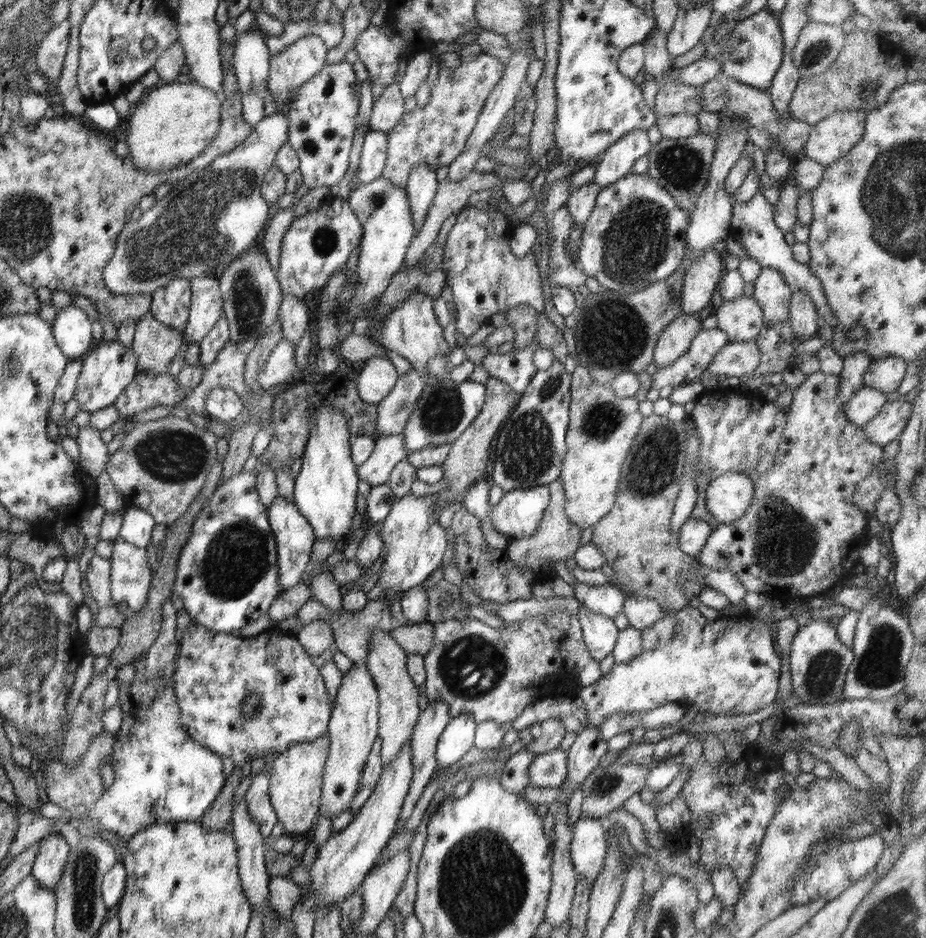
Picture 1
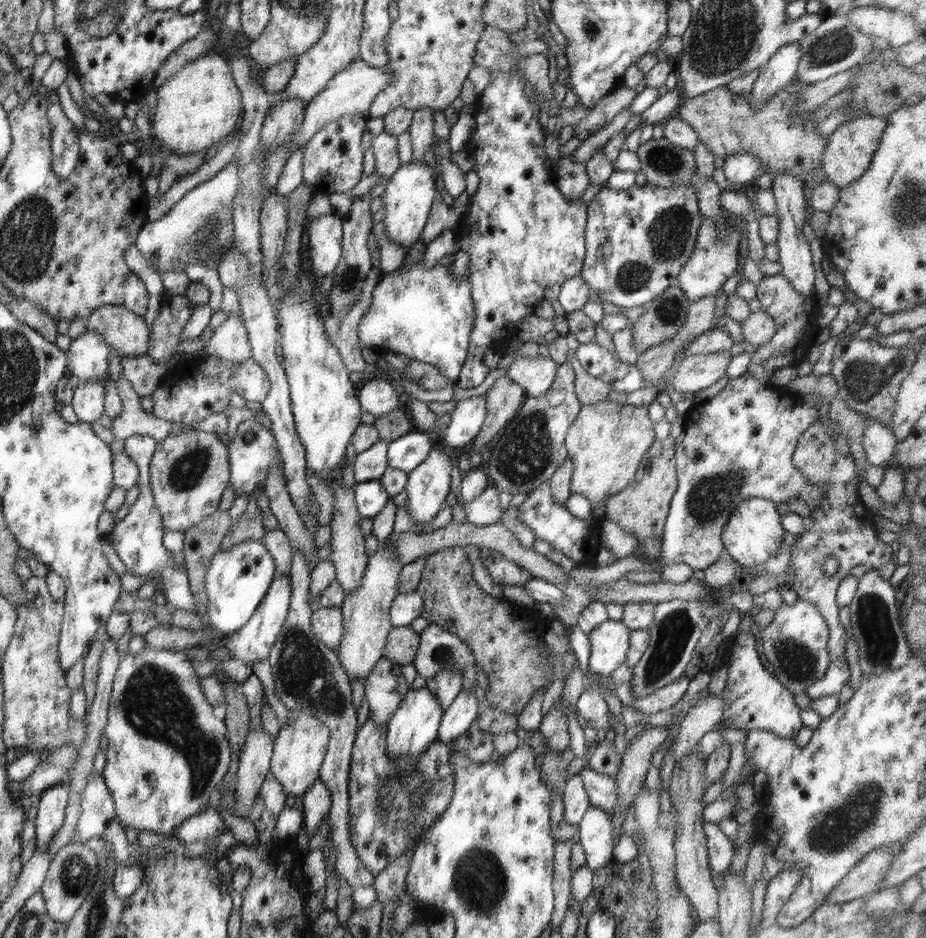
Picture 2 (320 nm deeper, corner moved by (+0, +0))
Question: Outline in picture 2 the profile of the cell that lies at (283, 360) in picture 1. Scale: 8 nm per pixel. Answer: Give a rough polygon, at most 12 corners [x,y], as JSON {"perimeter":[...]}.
{"perimeter":[[186,356],[150,395],[151,414],[196,423],[224,412],[227,396],[262,402],[271,382],[242,364]]}

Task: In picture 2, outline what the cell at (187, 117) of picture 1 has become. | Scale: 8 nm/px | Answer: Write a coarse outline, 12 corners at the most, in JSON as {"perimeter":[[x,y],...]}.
{"perimeter":[[200,55],[157,88],[168,152],[214,150],[241,120],[228,57]]}

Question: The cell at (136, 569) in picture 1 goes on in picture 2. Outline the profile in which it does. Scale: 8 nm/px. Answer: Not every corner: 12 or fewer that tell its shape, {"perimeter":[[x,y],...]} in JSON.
{"perimeter":[[186,654],[120,661],[105,783],[173,834],[223,780],[227,726]]}

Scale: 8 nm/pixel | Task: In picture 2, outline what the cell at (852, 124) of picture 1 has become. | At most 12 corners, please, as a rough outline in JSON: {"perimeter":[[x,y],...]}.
{"perimeter":[[862,114],[827,137],[825,180],[839,189],[868,170],[887,117]]}

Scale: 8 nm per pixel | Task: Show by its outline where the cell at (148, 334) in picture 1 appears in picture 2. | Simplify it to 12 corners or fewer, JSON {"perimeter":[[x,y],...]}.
{"perimeter":[[105,305],[85,321],[119,355],[149,350],[144,317]]}

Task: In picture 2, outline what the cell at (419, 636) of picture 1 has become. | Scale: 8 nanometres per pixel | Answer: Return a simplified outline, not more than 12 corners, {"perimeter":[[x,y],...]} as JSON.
{"perimeter":[[392,627],[384,658],[413,662],[420,644],[412,627]]}

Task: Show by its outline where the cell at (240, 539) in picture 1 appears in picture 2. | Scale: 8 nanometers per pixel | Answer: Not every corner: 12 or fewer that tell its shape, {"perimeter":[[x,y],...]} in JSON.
{"perimeter":[[262,541],[218,551],[204,584],[213,628],[239,631],[275,574]]}

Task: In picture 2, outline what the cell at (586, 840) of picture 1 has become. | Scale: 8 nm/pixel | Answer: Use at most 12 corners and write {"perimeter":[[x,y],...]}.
{"perimeter":[[591,806],[577,827],[587,867],[614,860],[612,817]]}

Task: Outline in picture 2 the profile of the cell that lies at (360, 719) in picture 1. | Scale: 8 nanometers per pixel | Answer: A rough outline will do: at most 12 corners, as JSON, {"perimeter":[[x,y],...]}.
{"perimeter":[[382,541],[339,606],[336,652],[363,683],[383,657],[405,564]]}

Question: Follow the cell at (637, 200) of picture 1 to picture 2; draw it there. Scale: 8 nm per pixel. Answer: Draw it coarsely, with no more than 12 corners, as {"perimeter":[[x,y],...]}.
{"perimeter":[[691,184],[603,186],[580,275],[643,308],[674,285],[701,219]]}

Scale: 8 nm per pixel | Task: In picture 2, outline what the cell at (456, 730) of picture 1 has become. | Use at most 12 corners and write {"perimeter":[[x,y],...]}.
{"perimeter":[[462,690],[443,711],[438,741],[451,743],[477,720],[478,699]]}

